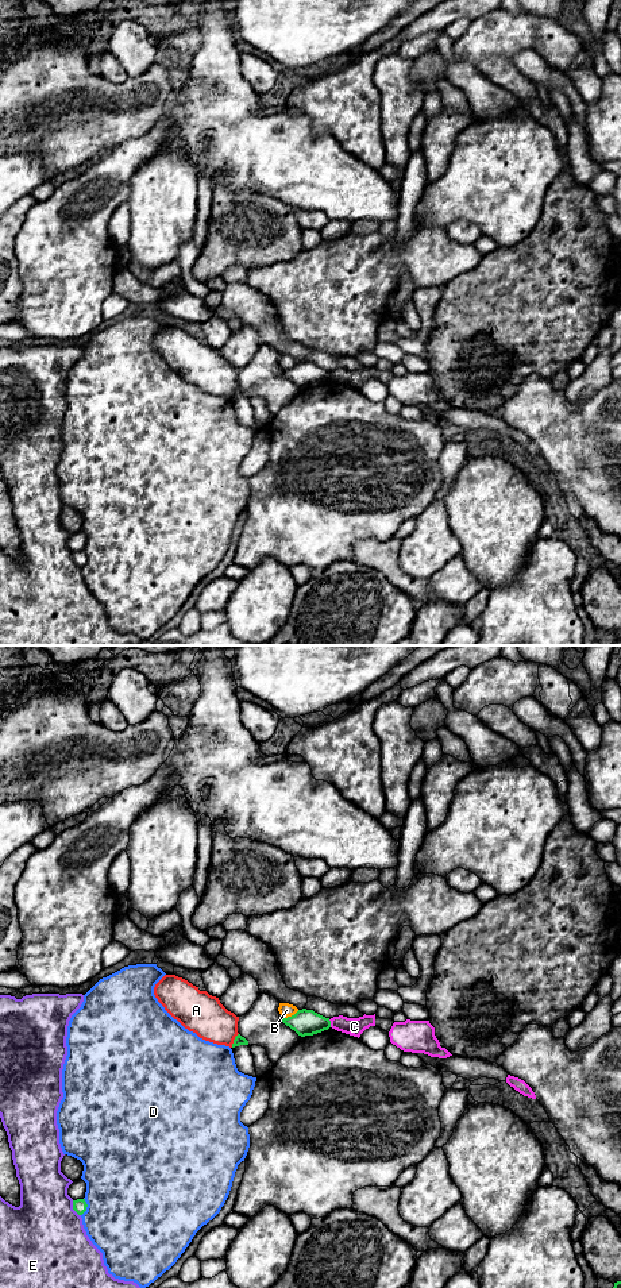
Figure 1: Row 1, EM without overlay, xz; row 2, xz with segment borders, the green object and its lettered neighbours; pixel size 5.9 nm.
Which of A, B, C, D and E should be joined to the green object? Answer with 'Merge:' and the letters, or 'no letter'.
Merge: no letter

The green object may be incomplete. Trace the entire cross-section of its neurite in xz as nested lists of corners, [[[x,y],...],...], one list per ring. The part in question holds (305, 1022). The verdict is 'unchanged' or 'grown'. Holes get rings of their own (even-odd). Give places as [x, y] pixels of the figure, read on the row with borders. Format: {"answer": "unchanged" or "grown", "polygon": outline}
{"answer": "unchanged", "polygon": [[[306,1009],[298,1010],[292,1017],[282,1017],[282,1022],[301,1037],[313,1036],[331,1027],[329,1018]]]}

